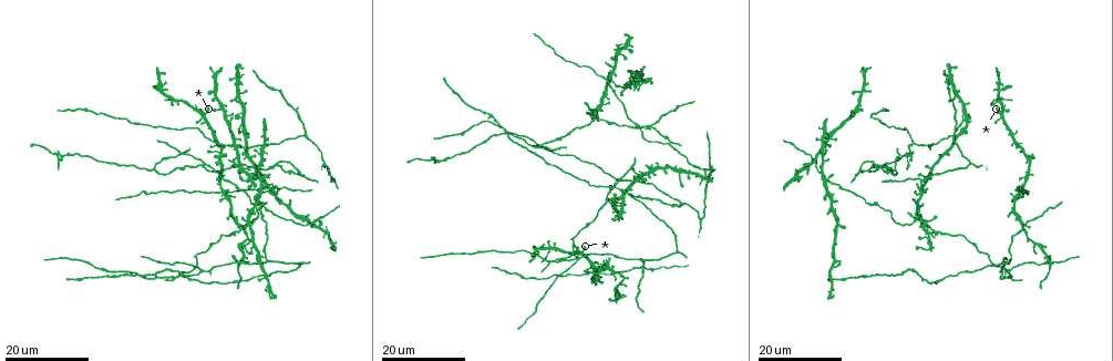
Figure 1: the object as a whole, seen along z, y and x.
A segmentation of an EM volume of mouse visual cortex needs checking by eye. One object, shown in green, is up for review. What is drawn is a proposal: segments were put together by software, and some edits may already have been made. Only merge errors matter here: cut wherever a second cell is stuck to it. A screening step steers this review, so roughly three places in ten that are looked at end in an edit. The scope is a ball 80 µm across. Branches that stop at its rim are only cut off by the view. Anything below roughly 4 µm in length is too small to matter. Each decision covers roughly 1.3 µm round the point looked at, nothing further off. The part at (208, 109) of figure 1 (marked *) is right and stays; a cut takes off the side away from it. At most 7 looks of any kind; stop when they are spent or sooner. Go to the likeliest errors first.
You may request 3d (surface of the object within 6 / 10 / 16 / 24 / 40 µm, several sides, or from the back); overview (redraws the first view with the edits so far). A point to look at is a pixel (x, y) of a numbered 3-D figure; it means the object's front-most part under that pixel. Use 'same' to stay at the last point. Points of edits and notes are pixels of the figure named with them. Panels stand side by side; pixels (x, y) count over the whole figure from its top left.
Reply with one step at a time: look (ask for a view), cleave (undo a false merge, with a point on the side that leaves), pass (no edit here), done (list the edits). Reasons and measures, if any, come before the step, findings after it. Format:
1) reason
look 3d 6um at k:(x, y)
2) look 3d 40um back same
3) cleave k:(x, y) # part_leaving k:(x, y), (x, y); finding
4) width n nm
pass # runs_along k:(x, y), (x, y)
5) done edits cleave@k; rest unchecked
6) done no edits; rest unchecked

branch point
look 3d 16um at 1:(530, 145)

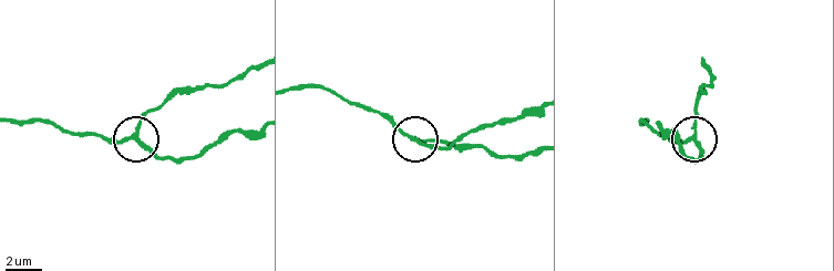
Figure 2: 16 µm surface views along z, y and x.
look 3d 6um at 2:(129, 137)

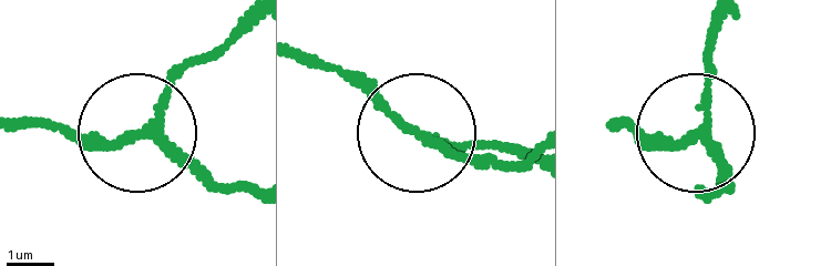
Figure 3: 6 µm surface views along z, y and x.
look 3d 6um back at 3:(138, 133)

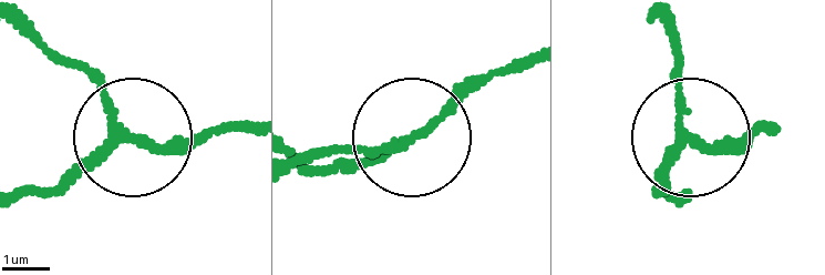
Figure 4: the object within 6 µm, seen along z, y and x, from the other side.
arms 3
cleave 4:(92, 75) # part_leaving 4:(119, 134), (94, 79), (11, 27); two cells meet here

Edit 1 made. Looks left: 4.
redraw
look overview

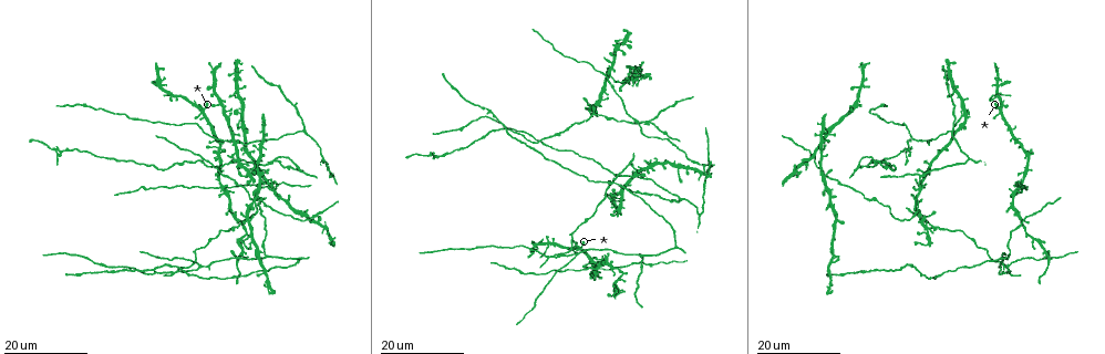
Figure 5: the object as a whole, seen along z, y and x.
branch point
look 3d 24um at 5:(872, 160)

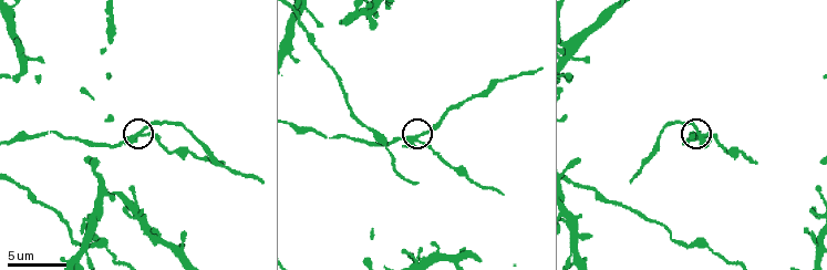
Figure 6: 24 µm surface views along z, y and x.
look 3d 6um at 6:(699, 133)

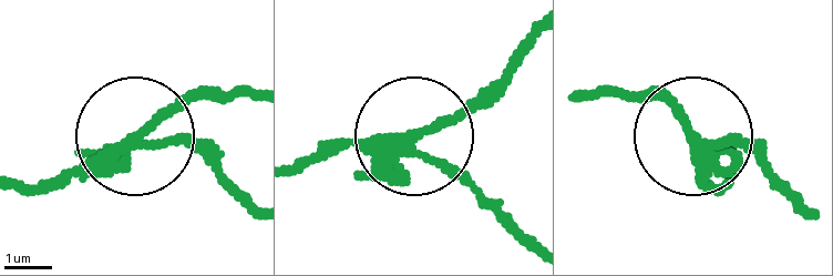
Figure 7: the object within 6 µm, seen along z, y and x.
cleave 7:(176, 140) # part_leaving 7:(112, 161), (192, 149), (250, 196); two cells meet here

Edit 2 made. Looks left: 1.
done edits cleave@4, cleave@7; rest unchecked

